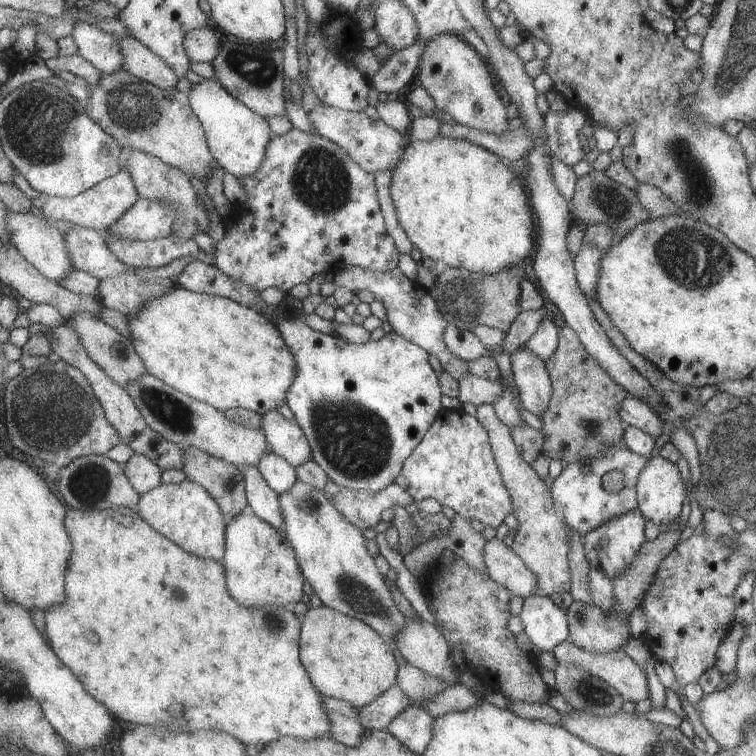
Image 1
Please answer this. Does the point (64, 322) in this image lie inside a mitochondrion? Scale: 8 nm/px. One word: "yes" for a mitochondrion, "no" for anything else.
no

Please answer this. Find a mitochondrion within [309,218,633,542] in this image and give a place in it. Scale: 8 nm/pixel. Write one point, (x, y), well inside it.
(464, 302)

